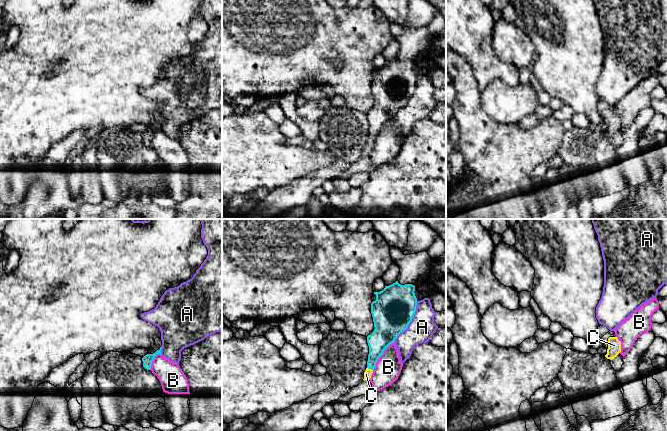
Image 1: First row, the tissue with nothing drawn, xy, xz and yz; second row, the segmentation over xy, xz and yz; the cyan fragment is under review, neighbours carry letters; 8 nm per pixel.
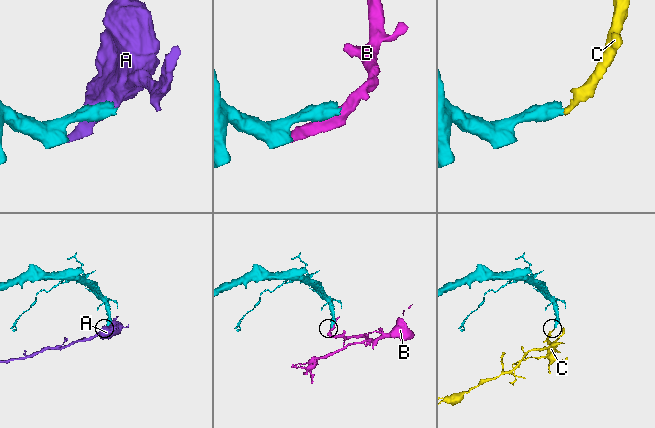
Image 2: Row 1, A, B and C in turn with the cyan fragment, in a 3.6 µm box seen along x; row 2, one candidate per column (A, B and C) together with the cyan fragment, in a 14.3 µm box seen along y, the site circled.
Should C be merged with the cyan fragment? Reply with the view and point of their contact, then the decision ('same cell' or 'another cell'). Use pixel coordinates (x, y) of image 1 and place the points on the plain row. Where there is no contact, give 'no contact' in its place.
xz (370, 144) | same cell

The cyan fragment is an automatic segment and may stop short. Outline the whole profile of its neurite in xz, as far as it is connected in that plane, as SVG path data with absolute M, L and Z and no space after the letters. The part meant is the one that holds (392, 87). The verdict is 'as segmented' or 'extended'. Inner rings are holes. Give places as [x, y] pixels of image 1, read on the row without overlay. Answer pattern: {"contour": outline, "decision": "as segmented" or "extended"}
{"contour": "M396 57L389 62L385 62L382 67L374 68L376 76L371 79L371 90L375 105L367 112L369 130L367 144L364 148L364 157L370 156L379 133L390 120L394 119L397 112L408 104L412 97L417 83L417 74L414 67L414 61L401 61Z", "decision": "extended"}

